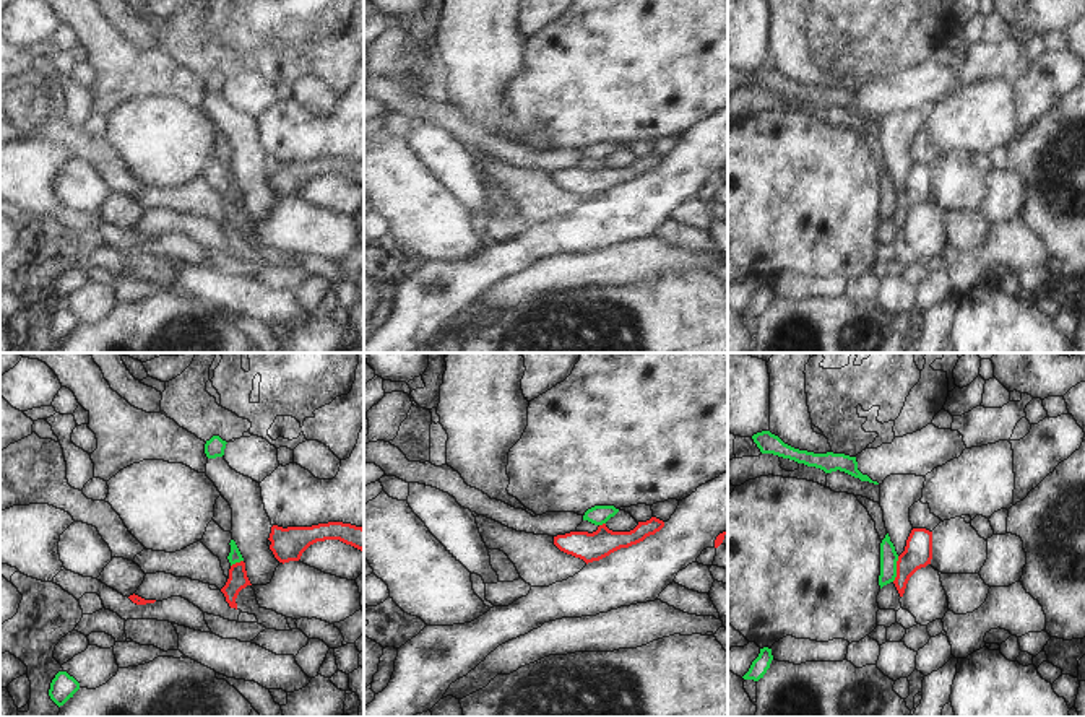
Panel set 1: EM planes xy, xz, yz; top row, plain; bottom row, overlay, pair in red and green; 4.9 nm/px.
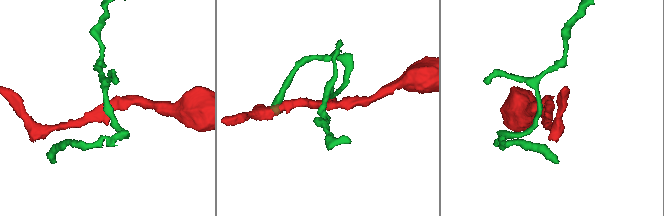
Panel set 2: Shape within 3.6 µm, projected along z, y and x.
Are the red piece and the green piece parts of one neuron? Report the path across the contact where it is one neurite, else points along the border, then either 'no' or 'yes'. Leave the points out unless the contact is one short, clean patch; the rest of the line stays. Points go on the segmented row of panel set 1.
no

